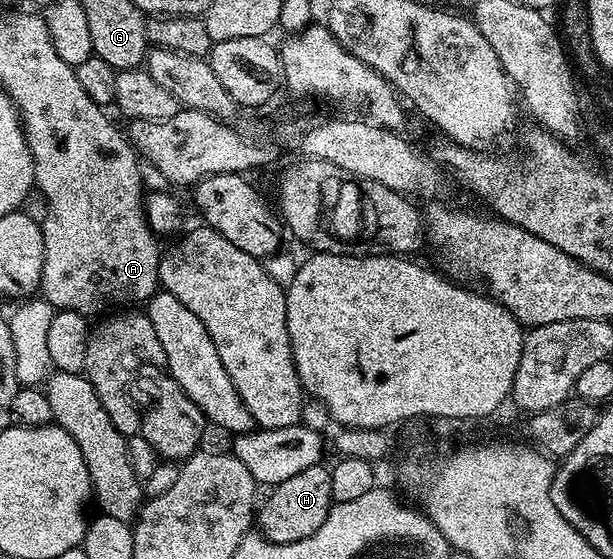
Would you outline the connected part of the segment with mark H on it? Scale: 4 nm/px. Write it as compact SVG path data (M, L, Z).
M321 463L314 467L306 467L306 471L302 471L299 475L293 475L290 479L271 486L269 493L272 494L265 501L263 498L258 509L260 536L266 541L298 543L320 530L334 504L330 491L331 474L331 468Z

